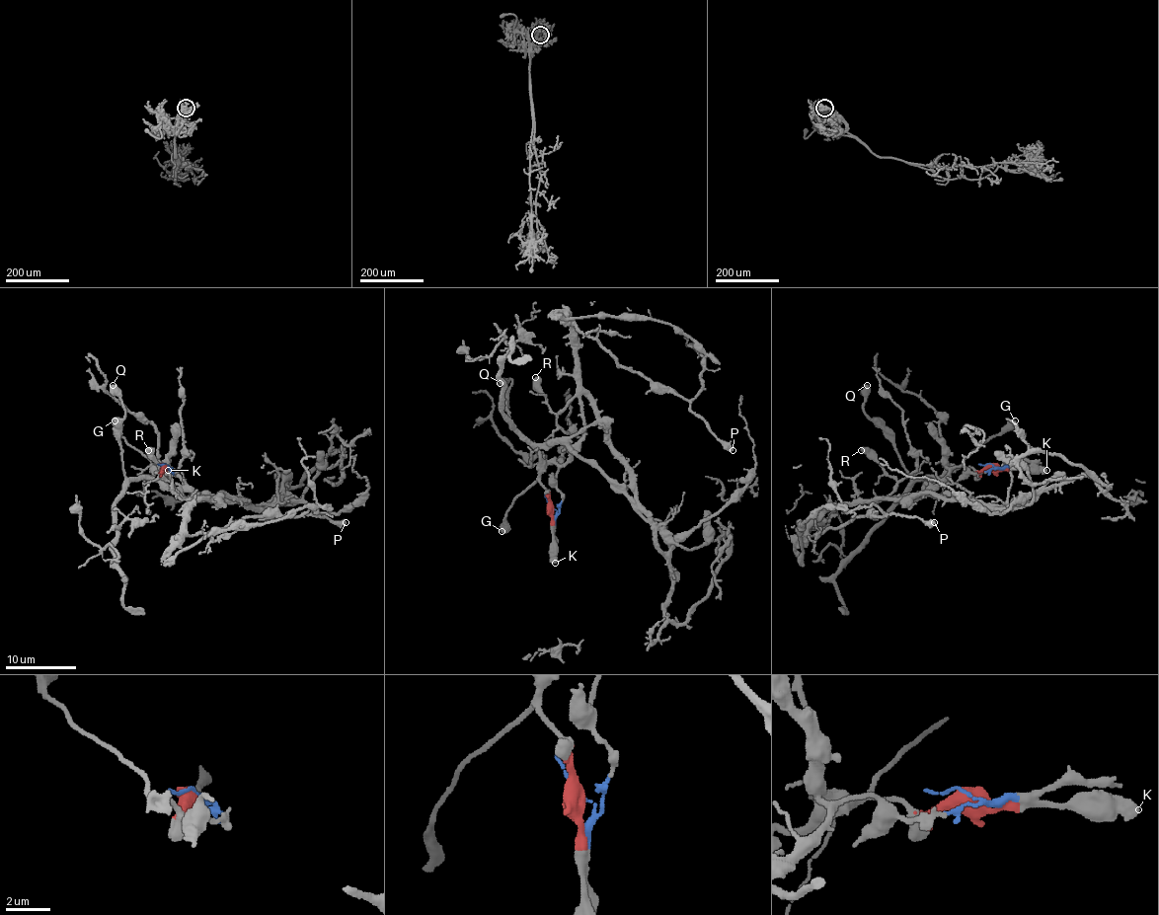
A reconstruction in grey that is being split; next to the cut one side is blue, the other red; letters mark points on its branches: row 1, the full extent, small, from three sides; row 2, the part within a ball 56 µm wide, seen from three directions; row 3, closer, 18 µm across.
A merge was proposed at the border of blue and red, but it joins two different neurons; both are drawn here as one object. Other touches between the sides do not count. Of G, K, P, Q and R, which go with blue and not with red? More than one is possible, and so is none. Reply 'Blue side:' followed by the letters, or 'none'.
Blue side: P, R

